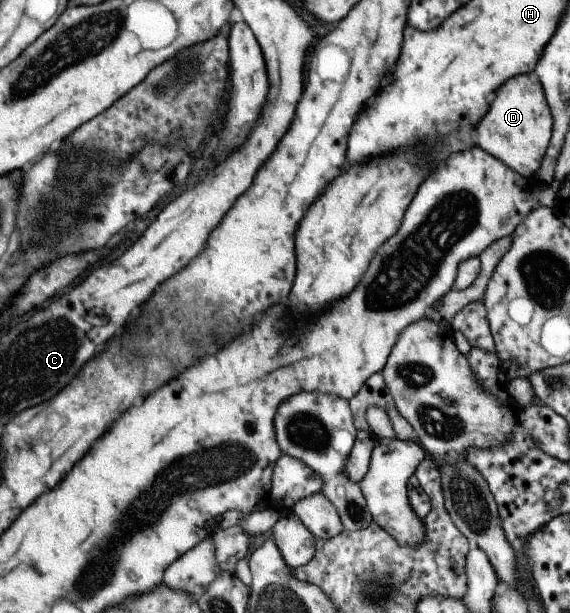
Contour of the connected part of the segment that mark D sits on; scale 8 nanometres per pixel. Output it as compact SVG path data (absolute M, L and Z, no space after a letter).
M516 75L504 81L494 91L494 99L476 127L476 145L512 171L516 171L520 177L533 181L548 147L551 123L552 118L542 87L528 75Z

